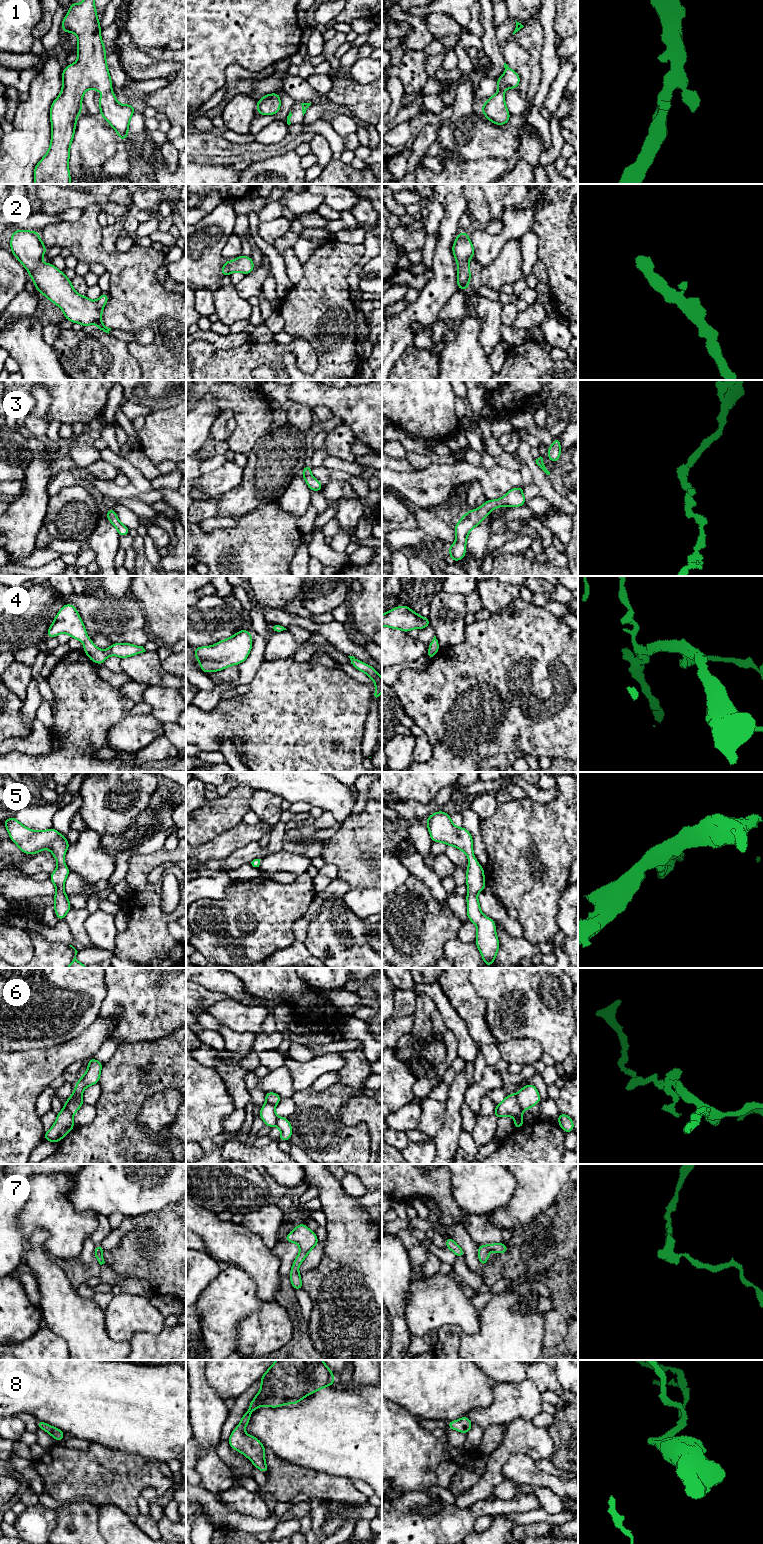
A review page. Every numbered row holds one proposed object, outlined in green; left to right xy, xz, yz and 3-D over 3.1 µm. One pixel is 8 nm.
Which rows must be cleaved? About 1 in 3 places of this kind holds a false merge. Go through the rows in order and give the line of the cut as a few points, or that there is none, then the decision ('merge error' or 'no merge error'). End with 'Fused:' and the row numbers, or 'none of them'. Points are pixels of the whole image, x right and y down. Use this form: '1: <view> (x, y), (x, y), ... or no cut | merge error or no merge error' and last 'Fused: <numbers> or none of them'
1: no cut | no merge error
2: no cut | no merge error
3: no cut | no merge error
4: no cut | no merge error
5: no cut | no merge error
6: xy (74, 1092), (75, 1097), (66, 1105), (72, 1115) | merge error
7: no cut | no merge error
8: no cut | no merge error
Fused: 6

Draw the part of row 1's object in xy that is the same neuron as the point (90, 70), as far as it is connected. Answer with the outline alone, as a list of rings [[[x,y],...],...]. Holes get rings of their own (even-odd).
[[[84,0],[80,4],[72,1],[61,26],[63,33],[77,35],[78,59],[63,69],[62,91],[50,108],[50,147],[34,168],[34,184],[70,184],[70,146],[82,111],[83,94],[88,89],[106,92],[98,98],[100,115],[113,127],[120,140],[127,139],[129,122],[135,110],[134,105],[119,104],[112,92],[94,0]]]

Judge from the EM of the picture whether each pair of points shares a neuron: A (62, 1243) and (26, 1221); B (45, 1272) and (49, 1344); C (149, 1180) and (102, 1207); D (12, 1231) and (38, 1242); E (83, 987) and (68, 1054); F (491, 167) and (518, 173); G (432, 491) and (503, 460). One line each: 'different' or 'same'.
A: same
B: different
C: same
D: different
E: different
F: different
G: different

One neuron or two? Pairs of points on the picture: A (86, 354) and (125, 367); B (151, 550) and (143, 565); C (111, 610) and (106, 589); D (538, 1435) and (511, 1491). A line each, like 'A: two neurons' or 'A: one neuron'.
A: one neuron
B: two neurons
C: two neurons
D: two neurons

